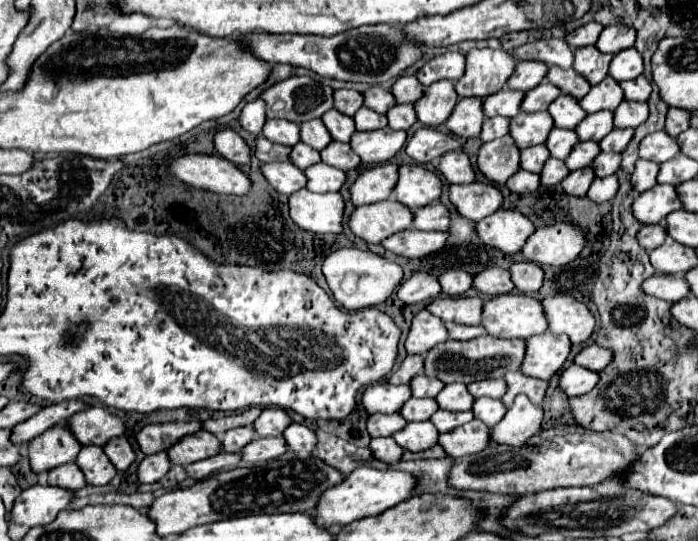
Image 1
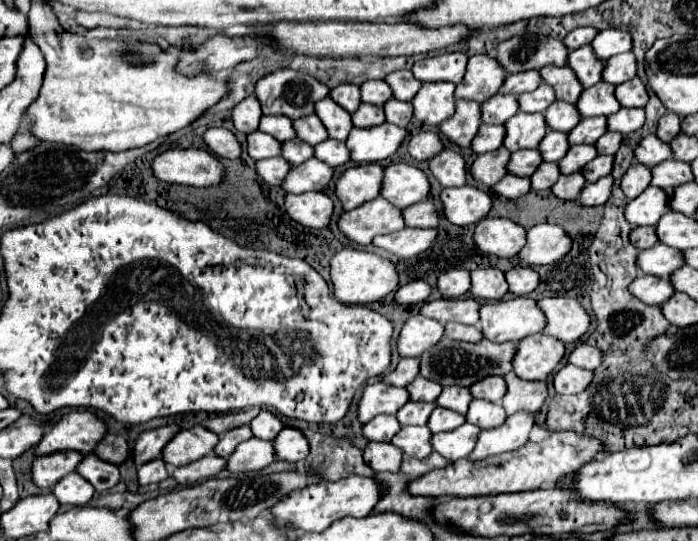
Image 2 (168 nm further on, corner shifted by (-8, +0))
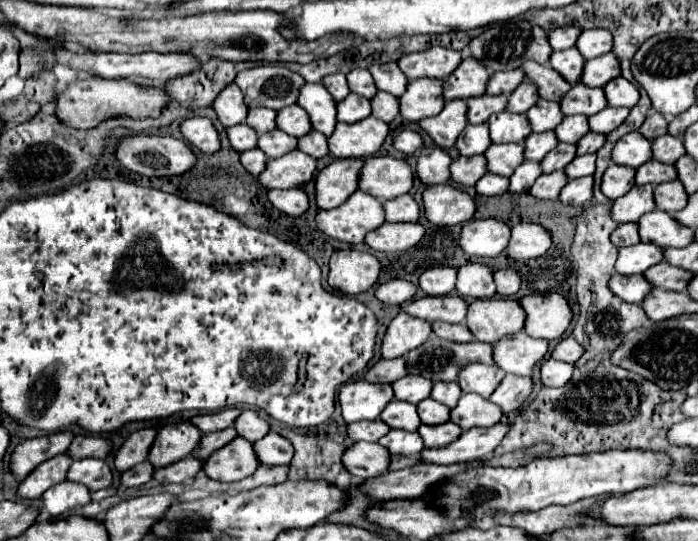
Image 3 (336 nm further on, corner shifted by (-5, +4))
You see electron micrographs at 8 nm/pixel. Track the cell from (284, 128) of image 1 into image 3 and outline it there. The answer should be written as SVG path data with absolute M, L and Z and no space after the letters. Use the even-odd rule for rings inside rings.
M259 107L259 109L249 109L249 115L247 115L245 123L249 127L253 127L257 133L265 133L265 131L277 129L275 117L277 117L277 111L269 111L265 107Z

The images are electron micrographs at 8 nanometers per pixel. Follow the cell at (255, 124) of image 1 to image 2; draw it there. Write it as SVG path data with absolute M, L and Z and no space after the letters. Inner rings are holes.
M248 95L248 99L242 99L234 109L232 109L232 123L238 131L242 133L252 133L258 129L262 117L260 101L254 95Z

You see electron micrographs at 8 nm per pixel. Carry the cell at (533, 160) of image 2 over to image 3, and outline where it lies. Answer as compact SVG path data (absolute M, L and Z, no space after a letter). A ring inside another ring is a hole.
M519 143L491 145L489 151L485 151L489 173L501 175L501 177L511 177L513 171L525 161L523 151L525 151L525 147Z

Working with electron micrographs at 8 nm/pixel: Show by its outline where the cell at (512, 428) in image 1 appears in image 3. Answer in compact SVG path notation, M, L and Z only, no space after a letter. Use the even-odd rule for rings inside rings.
M497 423L487 429L475 427L475 429L463 431L461 439L457 439L457 443L451 443L451 447L425 449L419 457L421 461L439 463L439 465L483 461L491 457L491 453L507 433L509 433L509 423Z

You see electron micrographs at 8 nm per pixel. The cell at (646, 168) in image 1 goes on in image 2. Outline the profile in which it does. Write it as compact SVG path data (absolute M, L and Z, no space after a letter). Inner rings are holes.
M632 165L628 167L628 171L622 175L622 181L620 181L620 189L624 191L624 195L628 199L634 199L638 197L648 185L650 185L650 167L644 167L644 165Z

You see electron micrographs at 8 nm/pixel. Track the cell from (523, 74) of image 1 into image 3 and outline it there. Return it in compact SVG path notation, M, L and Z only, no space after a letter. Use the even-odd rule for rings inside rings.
M521 69L517 71L505 71L505 73L495 73L491 79L489 79L489 85L487 85L487 93L489 95L511 95L513 89L519 87L519 83L525 79L525 73Z

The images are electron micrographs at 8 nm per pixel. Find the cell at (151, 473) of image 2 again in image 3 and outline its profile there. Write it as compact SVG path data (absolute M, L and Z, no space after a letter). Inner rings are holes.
M145 461L145 463L121 473L121 485L125 485L125 487L145 485L145 483L149 483L153 479L153 471L155 471L153 465L149 461Z

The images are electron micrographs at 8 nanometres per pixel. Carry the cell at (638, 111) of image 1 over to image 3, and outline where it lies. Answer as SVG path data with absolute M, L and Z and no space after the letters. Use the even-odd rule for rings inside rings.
M605 107L605 111L599 111L597 115L589 117L589 127L595 133L611 133L617 129L629 115L627 107Z

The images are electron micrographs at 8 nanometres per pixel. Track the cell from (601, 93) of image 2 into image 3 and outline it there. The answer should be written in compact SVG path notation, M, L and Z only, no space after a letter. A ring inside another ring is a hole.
M577 83L571 87L571 91L561 99L561 111L565 115L595 115L597 111L593 109L605 109L607 99L603 89L593 89L583 83Z

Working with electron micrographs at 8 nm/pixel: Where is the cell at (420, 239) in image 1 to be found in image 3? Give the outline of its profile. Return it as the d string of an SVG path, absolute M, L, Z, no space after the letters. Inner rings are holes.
M383 223L375 231L369 231L365 243L375 251L407 251L417 245L425 235L425 227L421 223Z

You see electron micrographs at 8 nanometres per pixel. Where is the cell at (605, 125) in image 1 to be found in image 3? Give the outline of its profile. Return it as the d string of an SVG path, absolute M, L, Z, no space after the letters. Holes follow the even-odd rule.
M585 115L565 117L555 129L557 139L563 143L577 143L587 131L589 131L589 121Z

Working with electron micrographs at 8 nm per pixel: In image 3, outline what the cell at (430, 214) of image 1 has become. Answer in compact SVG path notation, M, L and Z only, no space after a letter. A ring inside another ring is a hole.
M401 195L397 199L385 201L385 219L389 223L417 223L419 221L419 205L411 195Z

